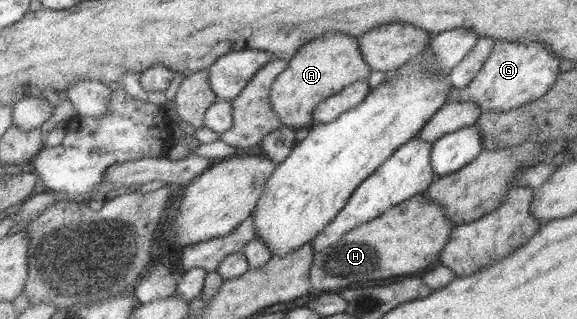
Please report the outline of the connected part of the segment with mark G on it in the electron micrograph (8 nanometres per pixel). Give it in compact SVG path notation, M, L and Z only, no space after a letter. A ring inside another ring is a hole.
M494 40L492 52L485 58L482 68L477 70L465 89L451 89L451 93L447 93L447 102L473 102L481 107L481 112L499 113L516 109L549 91L557 77L559 62L560 59L538 41Z

